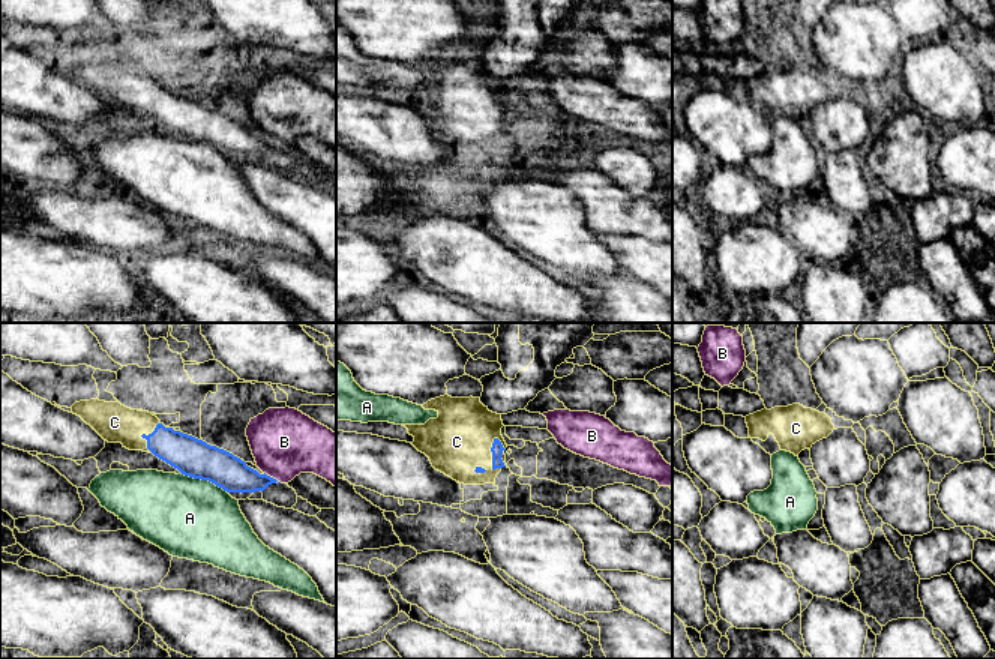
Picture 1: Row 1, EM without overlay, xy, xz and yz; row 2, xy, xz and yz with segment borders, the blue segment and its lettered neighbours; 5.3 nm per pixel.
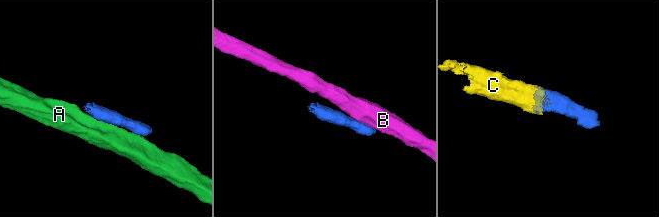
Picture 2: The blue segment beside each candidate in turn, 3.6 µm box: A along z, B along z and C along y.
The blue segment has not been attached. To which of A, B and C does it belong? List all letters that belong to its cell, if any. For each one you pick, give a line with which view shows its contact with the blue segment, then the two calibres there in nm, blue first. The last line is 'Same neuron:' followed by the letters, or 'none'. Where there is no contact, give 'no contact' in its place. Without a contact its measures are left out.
C: meets blue in xz; 70 nm thick on the blue side, 340 nm on the other
Same neuron: C

